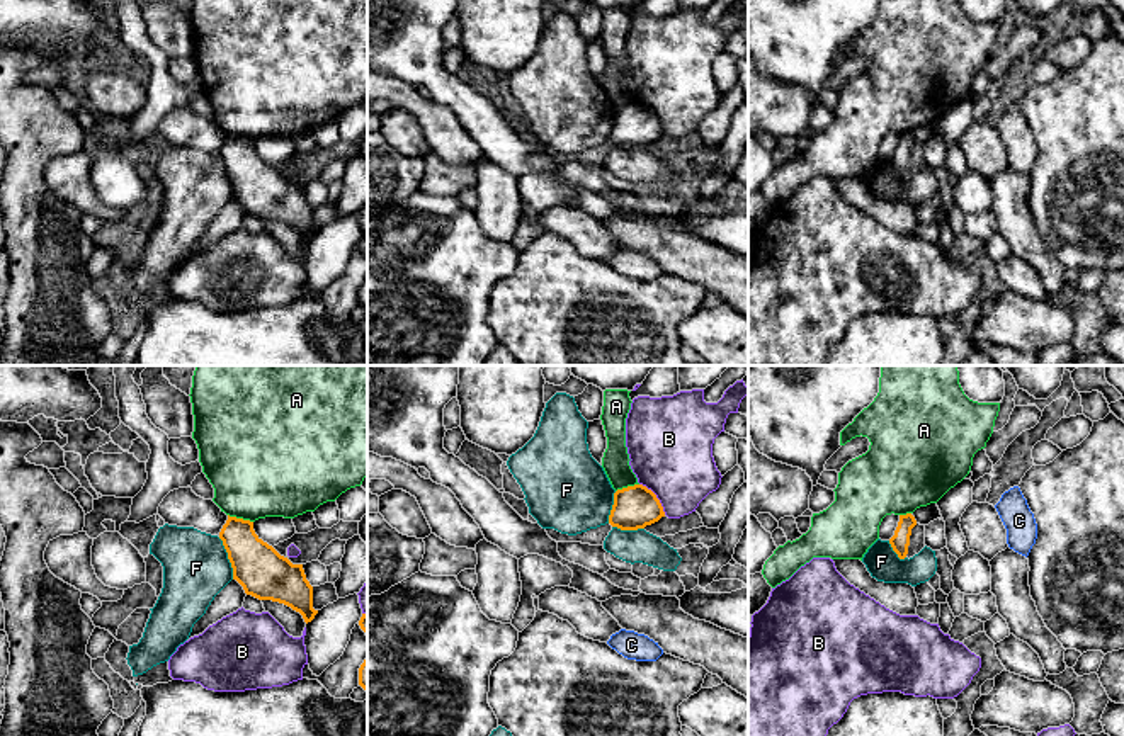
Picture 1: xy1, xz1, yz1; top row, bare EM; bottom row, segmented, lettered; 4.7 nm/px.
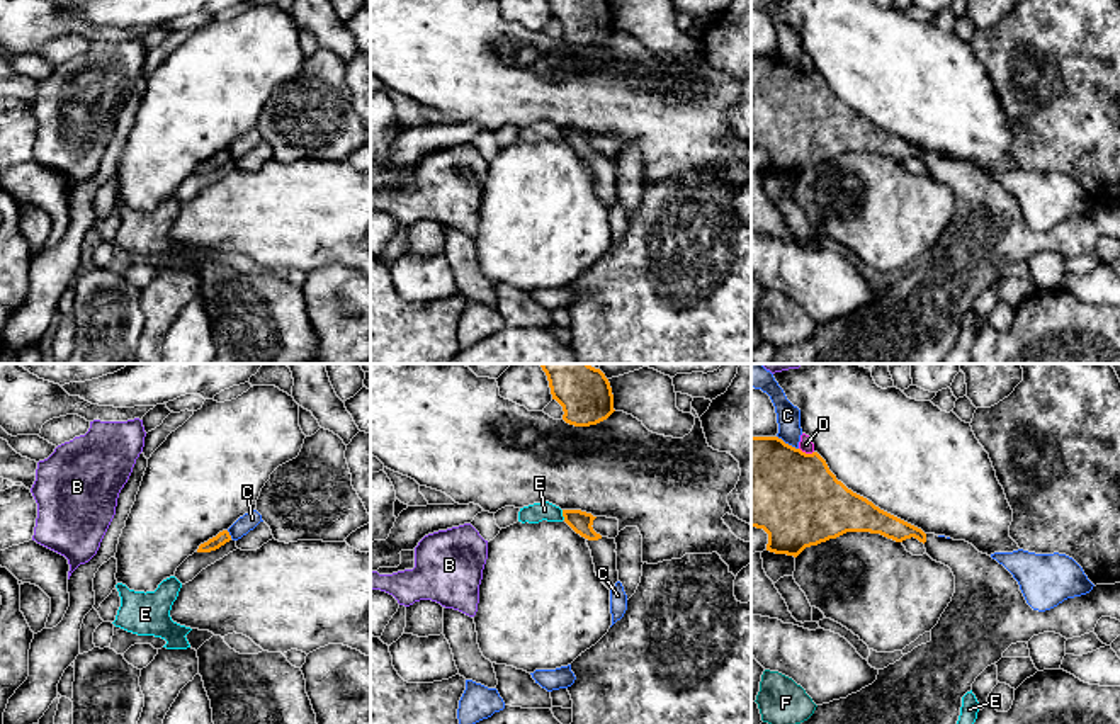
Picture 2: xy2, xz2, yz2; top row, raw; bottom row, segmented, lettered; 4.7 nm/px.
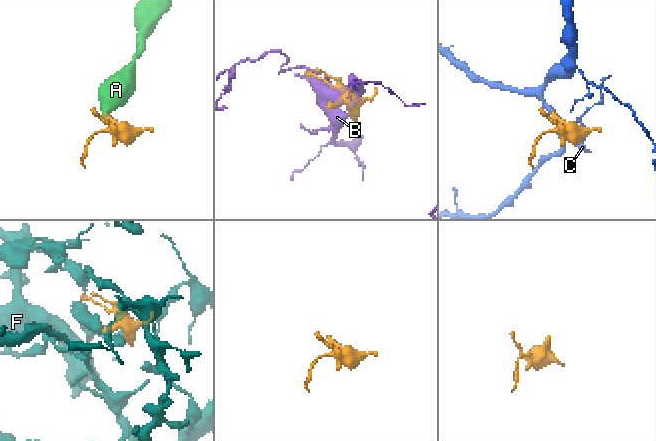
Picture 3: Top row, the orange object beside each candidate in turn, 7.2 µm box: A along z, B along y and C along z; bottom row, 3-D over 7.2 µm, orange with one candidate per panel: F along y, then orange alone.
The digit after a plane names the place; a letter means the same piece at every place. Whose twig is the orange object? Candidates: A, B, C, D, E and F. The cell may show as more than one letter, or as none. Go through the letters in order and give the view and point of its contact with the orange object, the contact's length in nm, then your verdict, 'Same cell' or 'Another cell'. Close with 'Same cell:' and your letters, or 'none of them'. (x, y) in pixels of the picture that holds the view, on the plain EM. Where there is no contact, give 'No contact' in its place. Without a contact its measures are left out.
A: Touches orange at xy1 (240, 138). Shared border 130 nm. Another cell
B: Touches orange at xz1 (655, 116). Shared border 200 nm. Another cell
C: Touches orange at yz2 (787, 63). Shared border 120 nm. Another cell
D: Touches orange at yz2 (804, 72). Shared border 80 nm. Another cell
E: Touches orange at xz2 (563, 135). Shared border 50 nm. Another cell
F: Touches orange at xy1 (228, 177). Shared border 220 nm. Another cell
Same cell: none of them

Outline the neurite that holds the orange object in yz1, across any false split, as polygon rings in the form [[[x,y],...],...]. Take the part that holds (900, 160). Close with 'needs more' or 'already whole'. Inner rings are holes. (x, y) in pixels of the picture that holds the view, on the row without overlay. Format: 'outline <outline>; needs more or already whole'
outline [[[911,133],[900,134],[900,141],[894,150],[894,155],[889,158],[889,163],[900,178],[905,178],[908,173],[910,155],[915,144],[917,144],[917,139]]]; already whole

